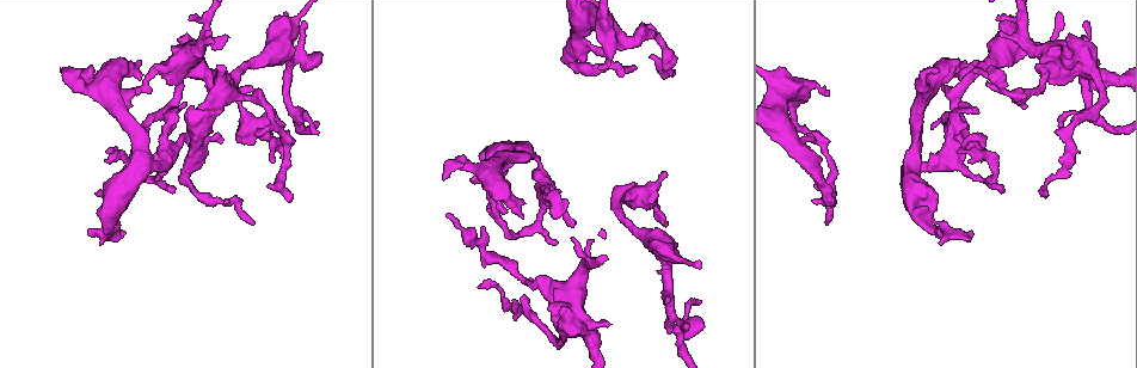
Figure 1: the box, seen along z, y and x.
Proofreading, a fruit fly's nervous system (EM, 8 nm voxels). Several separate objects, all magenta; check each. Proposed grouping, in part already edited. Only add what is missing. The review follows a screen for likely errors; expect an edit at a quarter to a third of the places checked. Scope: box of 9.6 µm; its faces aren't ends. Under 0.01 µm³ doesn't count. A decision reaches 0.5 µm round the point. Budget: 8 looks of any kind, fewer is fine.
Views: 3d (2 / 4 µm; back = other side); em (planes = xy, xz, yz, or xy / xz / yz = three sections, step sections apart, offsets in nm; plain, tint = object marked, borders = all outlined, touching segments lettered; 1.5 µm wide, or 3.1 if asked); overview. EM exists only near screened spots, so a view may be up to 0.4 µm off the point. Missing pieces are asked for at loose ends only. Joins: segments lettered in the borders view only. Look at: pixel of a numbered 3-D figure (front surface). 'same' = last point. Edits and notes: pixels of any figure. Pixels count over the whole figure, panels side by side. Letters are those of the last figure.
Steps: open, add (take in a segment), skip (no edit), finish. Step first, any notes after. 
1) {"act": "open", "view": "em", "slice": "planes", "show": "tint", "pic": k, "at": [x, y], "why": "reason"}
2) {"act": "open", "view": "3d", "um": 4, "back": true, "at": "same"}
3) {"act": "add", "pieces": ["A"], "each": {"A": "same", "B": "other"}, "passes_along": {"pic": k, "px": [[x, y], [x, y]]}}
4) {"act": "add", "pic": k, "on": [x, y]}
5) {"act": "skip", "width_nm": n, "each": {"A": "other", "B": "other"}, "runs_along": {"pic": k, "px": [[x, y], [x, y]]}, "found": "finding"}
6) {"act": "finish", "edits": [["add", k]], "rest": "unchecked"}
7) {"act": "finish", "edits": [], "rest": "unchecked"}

{"act": "open", "view": "em", "slice": "planes", "show": "borders", "pic": 1, "at": [601, 56], "why": "free end"}

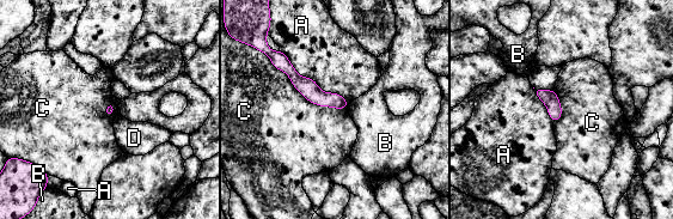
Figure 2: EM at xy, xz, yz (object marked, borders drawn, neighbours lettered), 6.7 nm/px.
{"act": "skip", "each": {"A": "other", "B": "other", "C": "other", "D": "other"}, "runs_along": {"pic": 2, "px": [[276, 64], [316, 96], [344, 104]]}, "found": "no lettered segment goes on from it"}

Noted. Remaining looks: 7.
{"act": "open", "view": "em", "slice": "planes", "show": "plain", "pic": 1, "at": [444, 179], "why": "branch stops here"}

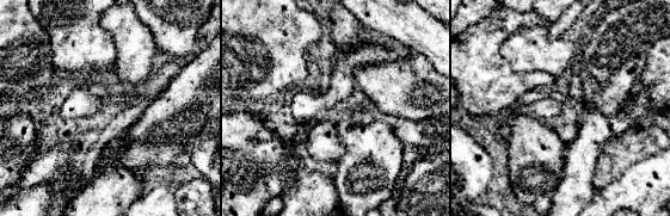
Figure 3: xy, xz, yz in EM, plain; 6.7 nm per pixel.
{"act": "open", "view": "em", "slice": "planes", "show": "borders", "at": "same"}

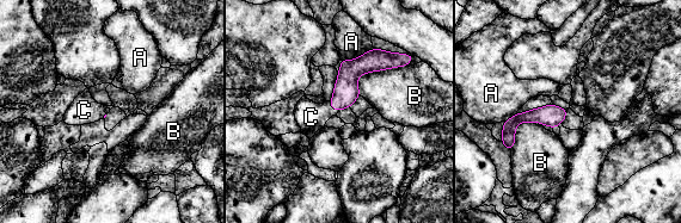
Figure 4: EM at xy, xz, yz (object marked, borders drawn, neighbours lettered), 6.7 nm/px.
{"act": "add", "pieces": ["C"], "each": {"A": "other", "B": "other", "C": "same"}, "passes_along": {"pic": 4, "px": [[345, 93], [332, 107], [311, 117]]}, "found": "it goes on there"}

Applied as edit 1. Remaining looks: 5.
{"act": "open", "view": "overview", "why": "redraw"}

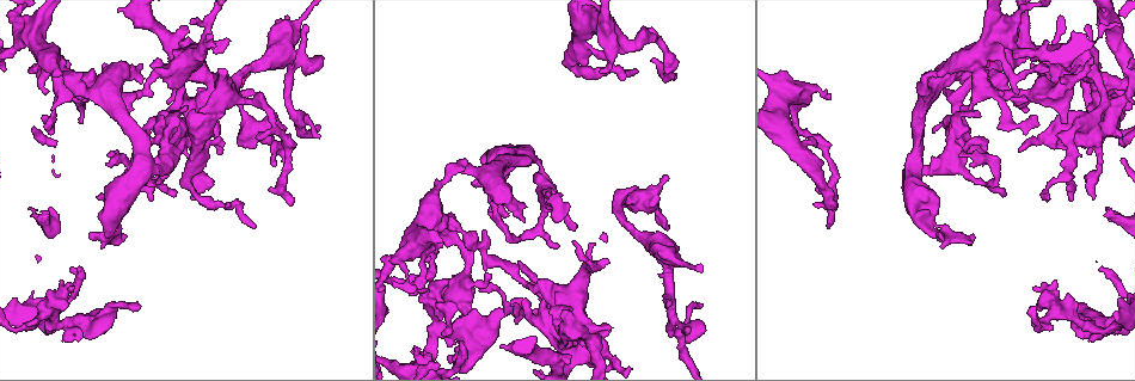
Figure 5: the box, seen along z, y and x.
{"act": "open", "view": "em", "slice": "xy", "step": 4, "show": "tint", "pic": 5, "at": [999, 194], "why": "thin end"}

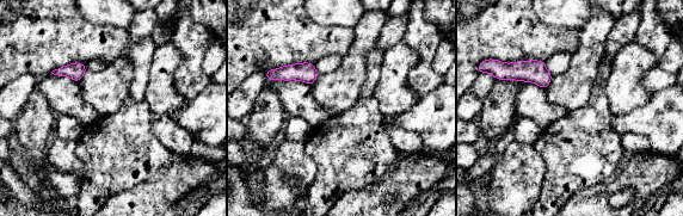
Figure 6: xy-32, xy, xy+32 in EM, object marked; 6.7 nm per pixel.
{"act": "open", "view": "em", "slice": "planes", "show": "borders", "at": "same"}

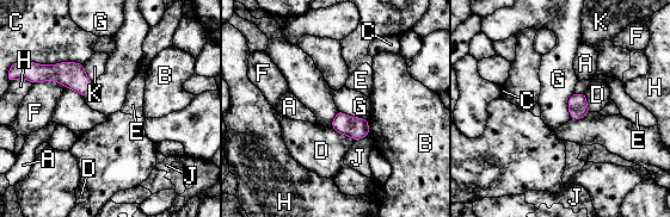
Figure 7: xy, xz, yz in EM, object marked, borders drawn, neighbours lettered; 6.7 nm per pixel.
{"act": "skip", "longest_contact_nm": ["C", 220], "each": {"A": "other", "B": "other", "C": "other", "D": "other", "E": "other", "F": "other", "G": "other", "H": "other", "J": "other", "K": "other"}, "border": {"pic": 7, "px": [[338, 109], [367, 121]]}, "found": "no lettered segment goes on from it"}

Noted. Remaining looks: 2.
{"act": "finish", "edits": [["add", 4]], "rest": "unchecked"}

